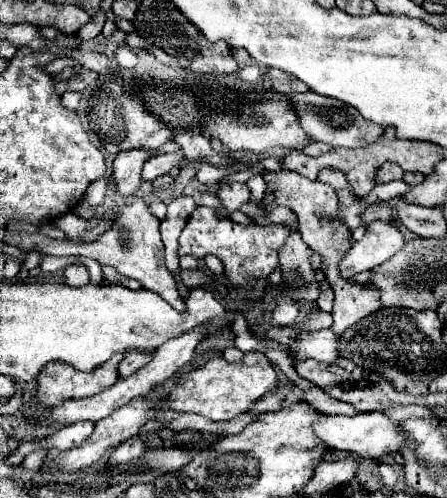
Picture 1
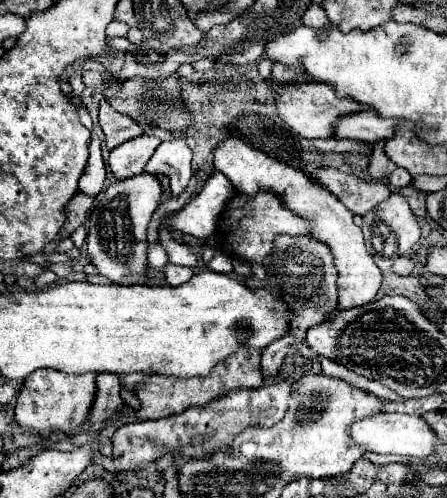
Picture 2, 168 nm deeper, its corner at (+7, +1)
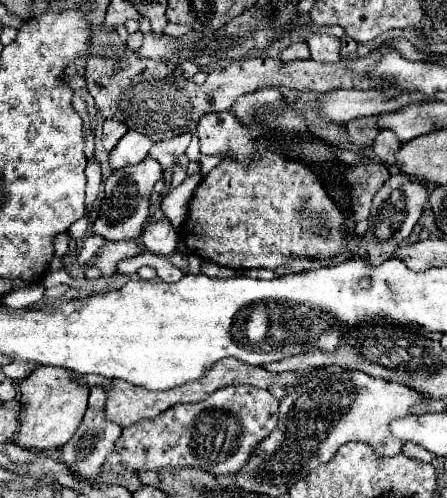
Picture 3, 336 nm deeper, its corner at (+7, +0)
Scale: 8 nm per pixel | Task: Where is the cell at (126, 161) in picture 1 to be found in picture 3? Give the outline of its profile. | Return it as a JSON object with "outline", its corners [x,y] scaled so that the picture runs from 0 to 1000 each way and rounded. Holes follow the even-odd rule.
{"outline":[[[291,259],[286,271],[277,271],[277,279],[268,279],[268,287],[246,303],[246,335],[268,339],[282,331],[304,331],[313,327],[313,319],[331,311],[336,295],[340,295],[336,275]]]}

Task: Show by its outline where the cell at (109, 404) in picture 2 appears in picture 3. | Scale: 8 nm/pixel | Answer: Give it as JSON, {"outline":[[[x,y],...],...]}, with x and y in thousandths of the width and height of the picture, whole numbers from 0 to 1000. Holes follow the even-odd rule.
{"outline":[[[206,777],[201,785],[201,805],[197,805],[197,825],[183,841],[179,861],[166,869],[166,878],[139,898],[139,930],[179,962],[179,966],[201,966],[206,958],[219,954],[224,938],[237,930],[237,922],[246,918],[246,910],[255,906],[255,890],[268,878],[273,861],[242,845],[233,837],[233,805],[237,805],[237,789],[228,777]]]}

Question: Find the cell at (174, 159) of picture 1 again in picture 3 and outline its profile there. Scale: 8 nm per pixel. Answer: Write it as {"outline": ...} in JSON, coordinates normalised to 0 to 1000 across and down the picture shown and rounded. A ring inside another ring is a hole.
{"outline":[[[407,267],[407,271],[394,271],[389,279],[353,283],[353,287],[345,287],[336,295],[336,311],[345,319],[353,319],[367,339],[389,335],[394,331],[394,319],[416,303],[425,279],[430,279],[430,267]]]}

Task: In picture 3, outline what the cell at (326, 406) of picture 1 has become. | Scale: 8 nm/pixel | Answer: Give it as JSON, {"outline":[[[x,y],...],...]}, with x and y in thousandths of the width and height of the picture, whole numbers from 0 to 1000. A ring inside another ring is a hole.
{"outline":[[[510,773],[483,781],[447,809],[389,813],[349,841],[318,841],[295,857],[273,861],[273,873],[260,886],[260,910],[268,930],[295,950],[313,942],[438,938],[474,954],[523,954],[617,853],[622,801],[613,793],[564,773]]]}

